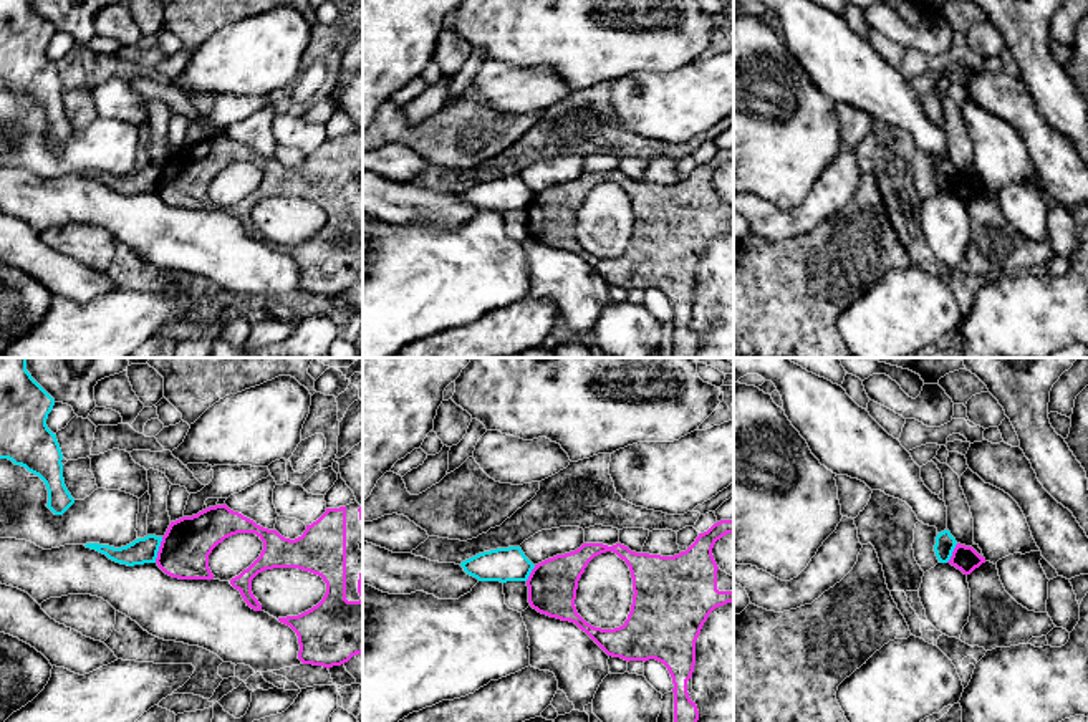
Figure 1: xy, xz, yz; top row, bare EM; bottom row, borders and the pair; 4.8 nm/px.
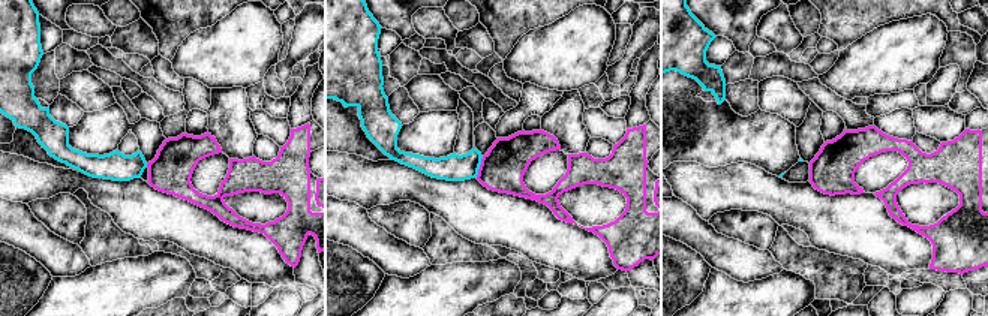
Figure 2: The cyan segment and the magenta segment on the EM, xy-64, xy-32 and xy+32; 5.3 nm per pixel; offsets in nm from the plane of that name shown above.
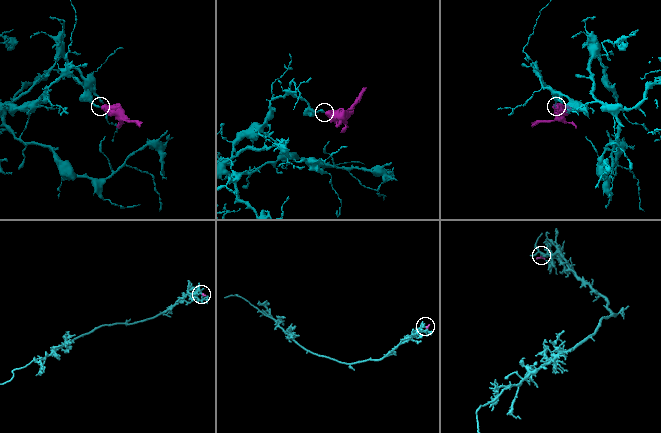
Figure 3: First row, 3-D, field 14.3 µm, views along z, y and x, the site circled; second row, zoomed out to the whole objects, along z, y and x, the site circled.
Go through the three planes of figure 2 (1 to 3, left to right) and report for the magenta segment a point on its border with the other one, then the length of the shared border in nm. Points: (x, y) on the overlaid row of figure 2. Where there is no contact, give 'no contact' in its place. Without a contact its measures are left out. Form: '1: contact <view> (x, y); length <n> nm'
1: no contact
2: contact xy-32 (479, 166); length 130 nm
3: no contact

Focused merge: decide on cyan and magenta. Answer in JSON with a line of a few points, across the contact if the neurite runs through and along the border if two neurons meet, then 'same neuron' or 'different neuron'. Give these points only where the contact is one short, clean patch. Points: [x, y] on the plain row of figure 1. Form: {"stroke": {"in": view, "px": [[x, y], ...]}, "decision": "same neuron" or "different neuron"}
{"stroke": {"in": "xy", "px": [[163, 166], [154, 191]]}, "decision": "different neuron"}

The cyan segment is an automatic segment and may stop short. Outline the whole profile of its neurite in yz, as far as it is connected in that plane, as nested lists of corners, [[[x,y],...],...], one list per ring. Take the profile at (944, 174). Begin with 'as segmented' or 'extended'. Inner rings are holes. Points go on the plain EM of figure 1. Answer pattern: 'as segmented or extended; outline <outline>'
as segmented; outline [[[949,159],[937,162],[934,180],[936,180],[939,192],[947,192],[951,189],[956,174],[957,174],[957,171],[951,164]]]

